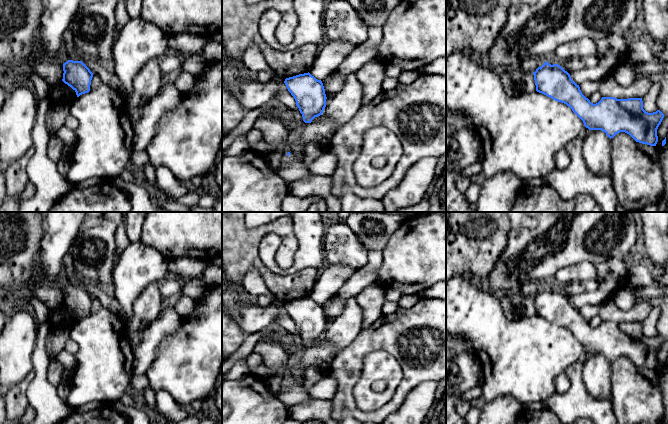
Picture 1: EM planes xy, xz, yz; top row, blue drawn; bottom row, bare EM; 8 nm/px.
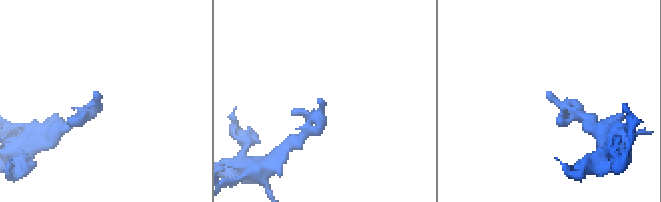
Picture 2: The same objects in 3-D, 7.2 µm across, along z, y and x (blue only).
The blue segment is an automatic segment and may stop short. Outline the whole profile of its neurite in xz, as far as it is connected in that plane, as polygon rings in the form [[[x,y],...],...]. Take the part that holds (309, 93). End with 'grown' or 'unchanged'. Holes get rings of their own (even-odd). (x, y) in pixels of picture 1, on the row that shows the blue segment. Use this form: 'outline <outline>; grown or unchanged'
outline [[[308,72],[286,78],[284,83],[305,123],[311,123],[315,117],[322,115],[327,99],[322,81]]]; unchanged

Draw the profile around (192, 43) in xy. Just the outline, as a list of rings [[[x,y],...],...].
[[[182,33],[169,37],[169,46],[176,51],[188,51],[191,54],[201,54],[207,37],[191,33]]]

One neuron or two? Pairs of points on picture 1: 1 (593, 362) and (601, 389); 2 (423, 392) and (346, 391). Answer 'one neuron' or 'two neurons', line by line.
1: one neuron
2: two neurons

